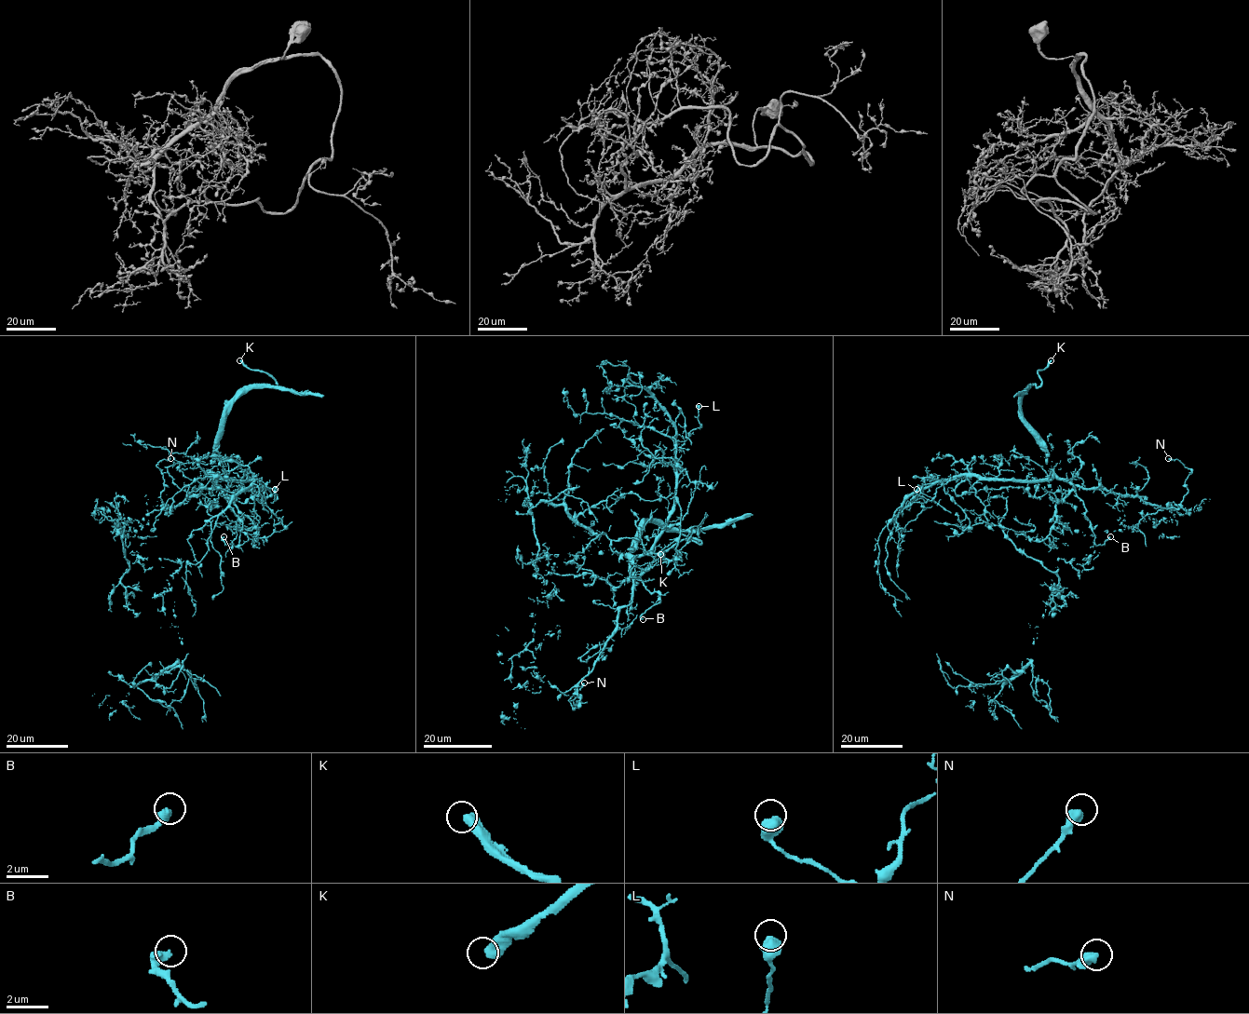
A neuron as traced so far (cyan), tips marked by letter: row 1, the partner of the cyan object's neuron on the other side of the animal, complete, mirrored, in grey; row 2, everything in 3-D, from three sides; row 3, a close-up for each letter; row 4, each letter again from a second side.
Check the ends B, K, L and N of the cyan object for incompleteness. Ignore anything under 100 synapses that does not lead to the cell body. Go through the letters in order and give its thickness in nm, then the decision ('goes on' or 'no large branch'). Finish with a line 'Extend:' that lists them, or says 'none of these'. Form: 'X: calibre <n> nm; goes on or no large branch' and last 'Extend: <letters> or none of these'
B: calibre 400 nm; no large branch
K: calibre 500 nm; goes on
L: calibre 600 nm; no large branch
N: calibre 480 nm; no large branch
Extend: K

